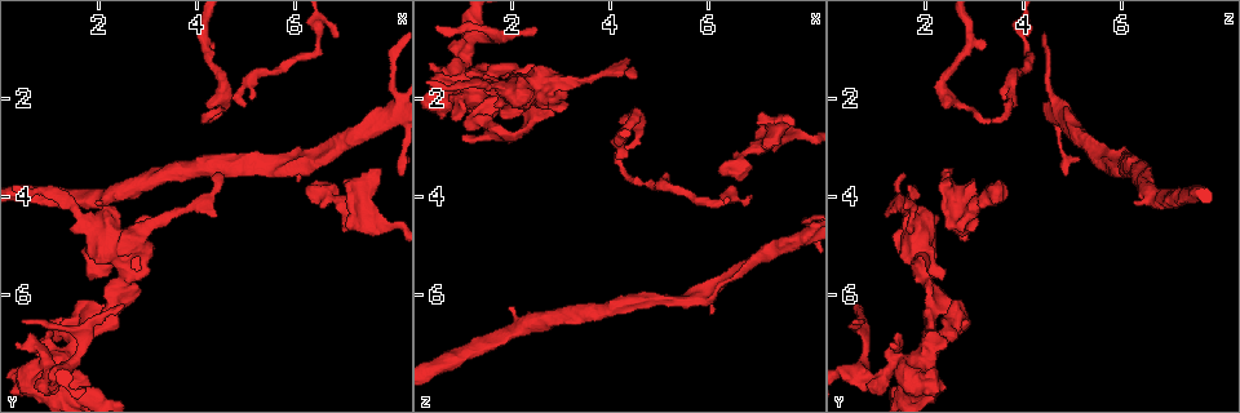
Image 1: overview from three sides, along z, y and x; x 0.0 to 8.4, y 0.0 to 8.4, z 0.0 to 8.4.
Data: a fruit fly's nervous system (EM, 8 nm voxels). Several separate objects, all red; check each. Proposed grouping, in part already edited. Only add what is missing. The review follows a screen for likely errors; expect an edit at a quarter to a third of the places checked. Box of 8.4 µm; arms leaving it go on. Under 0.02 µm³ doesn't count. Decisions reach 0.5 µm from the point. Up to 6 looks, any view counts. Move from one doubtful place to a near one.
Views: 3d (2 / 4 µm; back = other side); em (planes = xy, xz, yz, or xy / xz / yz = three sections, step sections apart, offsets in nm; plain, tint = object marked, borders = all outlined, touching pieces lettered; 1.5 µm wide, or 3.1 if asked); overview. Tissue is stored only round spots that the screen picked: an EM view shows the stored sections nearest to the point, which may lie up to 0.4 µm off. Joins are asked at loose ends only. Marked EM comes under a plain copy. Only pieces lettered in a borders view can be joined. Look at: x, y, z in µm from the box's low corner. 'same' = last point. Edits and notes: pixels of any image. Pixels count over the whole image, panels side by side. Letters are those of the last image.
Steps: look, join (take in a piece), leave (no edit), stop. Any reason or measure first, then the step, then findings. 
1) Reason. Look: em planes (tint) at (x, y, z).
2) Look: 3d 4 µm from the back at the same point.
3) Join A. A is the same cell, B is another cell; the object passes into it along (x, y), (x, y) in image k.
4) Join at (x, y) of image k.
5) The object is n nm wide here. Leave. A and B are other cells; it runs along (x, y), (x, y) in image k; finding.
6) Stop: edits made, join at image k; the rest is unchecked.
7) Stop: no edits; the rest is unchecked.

Free end. Look: 3d 4 µm from the back at (1.90, 4.20, 6.30).

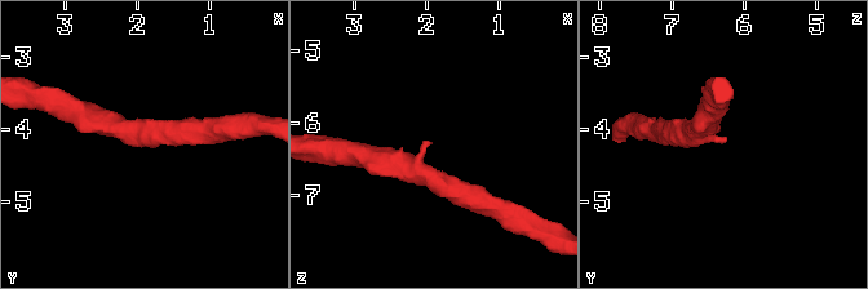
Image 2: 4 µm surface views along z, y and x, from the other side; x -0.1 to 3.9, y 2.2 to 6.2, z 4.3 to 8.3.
Need the tissue. Look: em planes (borders) at (1.90, 4.15, 6.25).

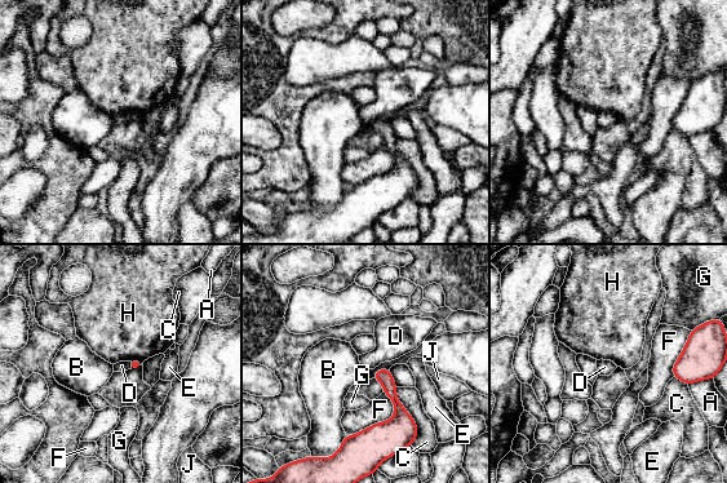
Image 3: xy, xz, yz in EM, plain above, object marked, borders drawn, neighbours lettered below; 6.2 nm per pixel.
Leave. A, B, C, D, E, F, G, H and J are other cells; it runs along (386, 372), (398, 419), (346, 443) in image 3; no lettered piece goes on from it.

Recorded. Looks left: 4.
Branch stops here. Look: 3d 4 µm at (2.55, 6.20, 0.55).

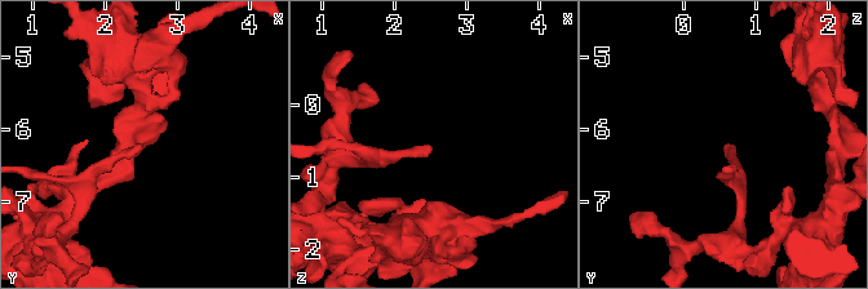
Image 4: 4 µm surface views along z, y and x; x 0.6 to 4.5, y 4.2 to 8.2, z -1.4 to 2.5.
Shape alone is not enough. Look: em xy step 4 (tint) at (2.55, 6.20, 0.55).

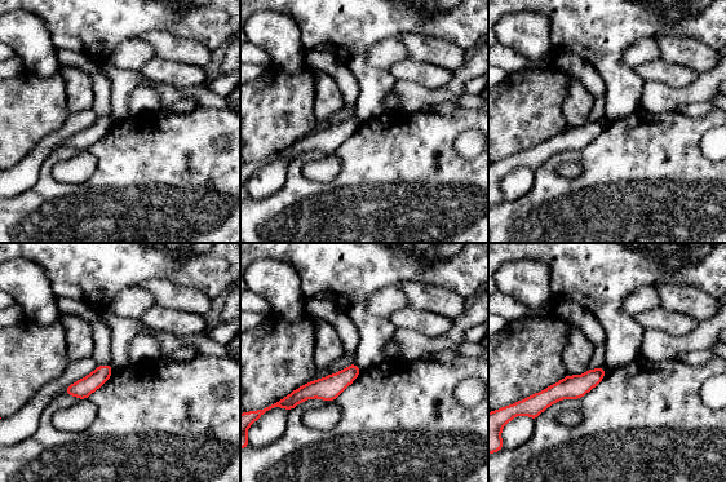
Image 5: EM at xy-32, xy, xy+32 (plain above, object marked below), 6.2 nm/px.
Another direction. Look: em planes (borders) at the same point.

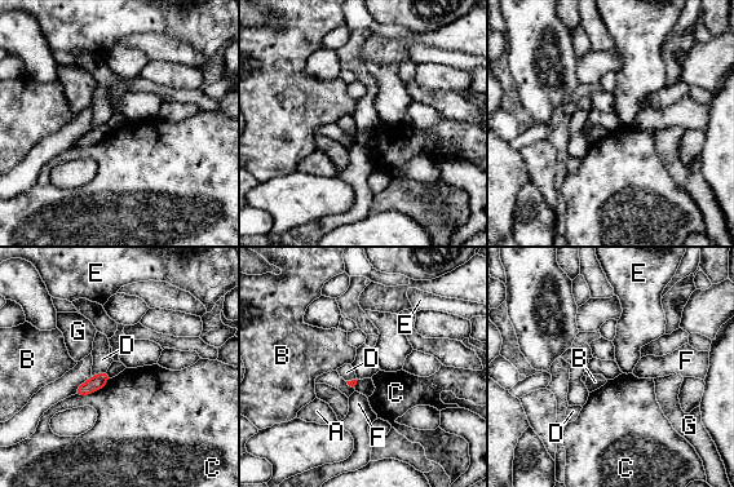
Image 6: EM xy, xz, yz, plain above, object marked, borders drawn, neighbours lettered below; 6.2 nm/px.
The longest contact is with C, 260 nm. Leave. A, B, C, D, E, F and G are other cells; a border runs along (110, 379), (100, 389), (74, 395) in image 6; none of them fits.

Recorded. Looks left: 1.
Stop: no edits; the rest is unchecked.

